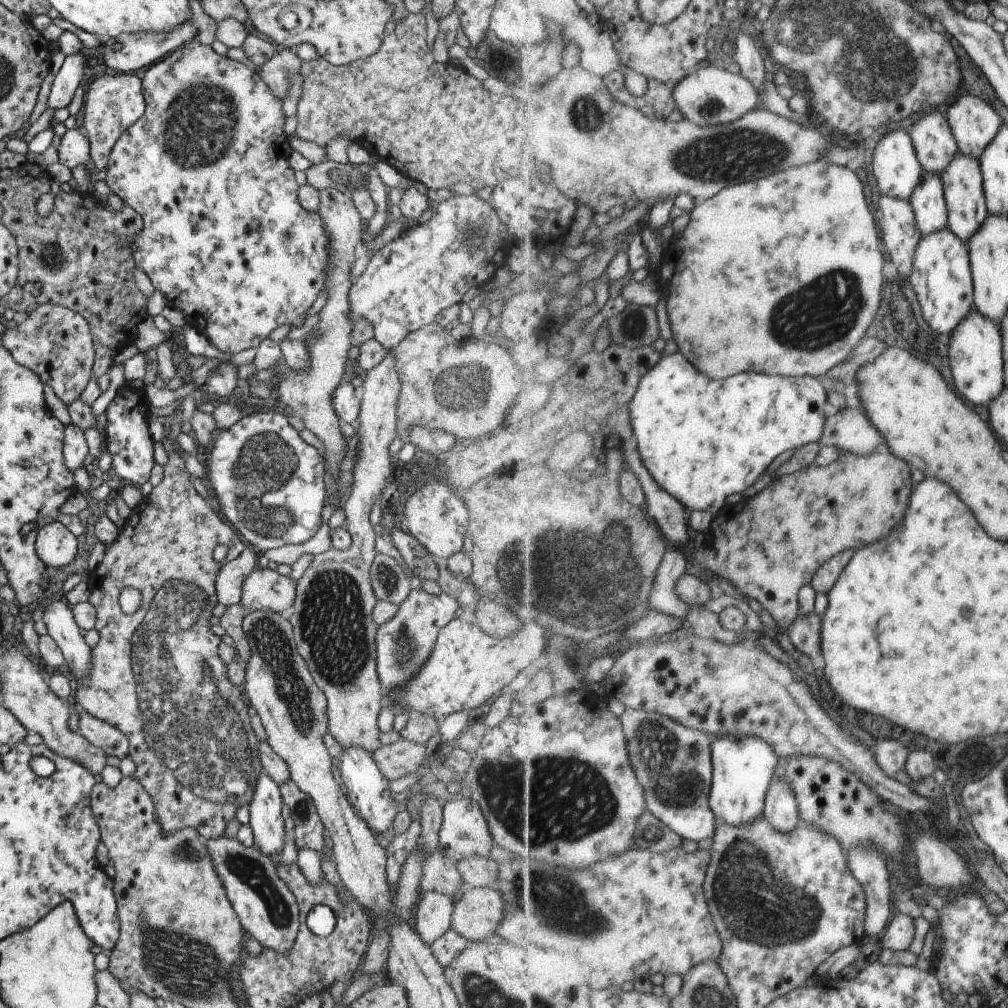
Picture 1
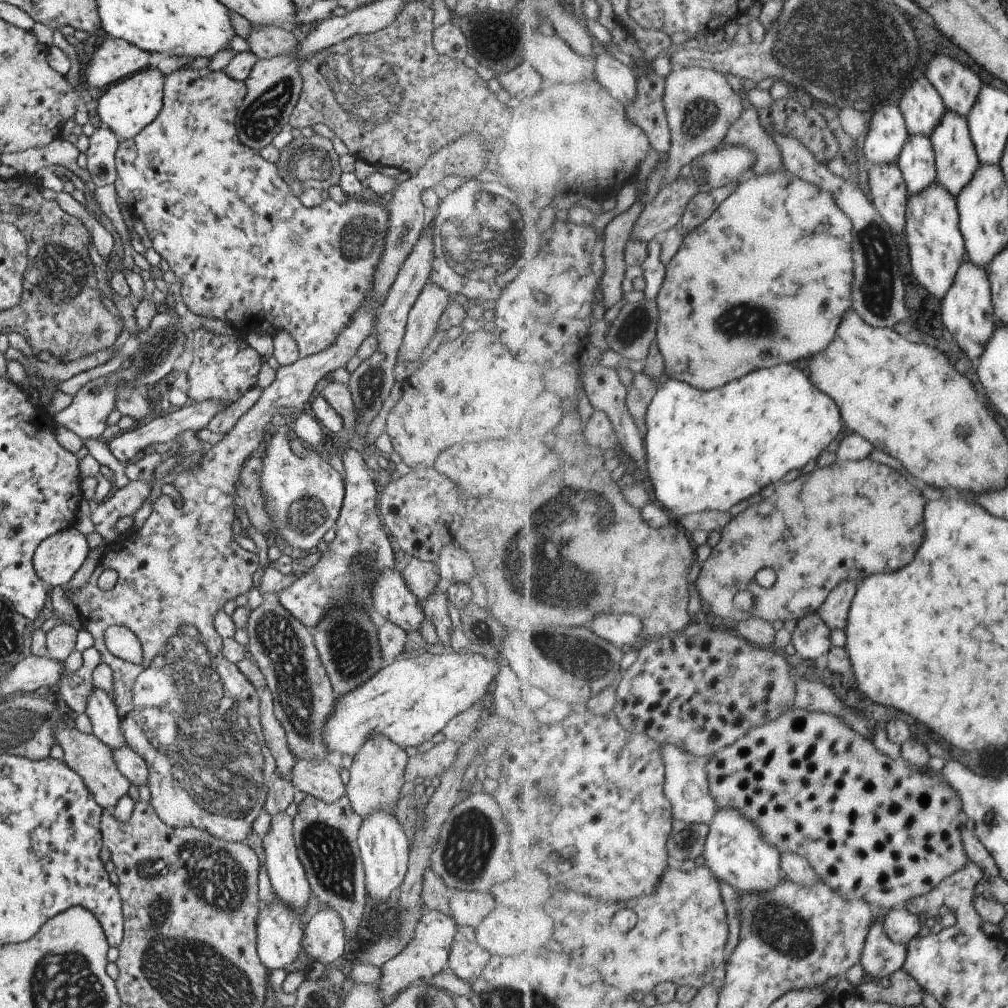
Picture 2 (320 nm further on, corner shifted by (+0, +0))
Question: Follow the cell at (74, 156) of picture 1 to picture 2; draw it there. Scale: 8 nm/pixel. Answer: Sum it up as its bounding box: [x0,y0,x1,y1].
[83,128,119,187]

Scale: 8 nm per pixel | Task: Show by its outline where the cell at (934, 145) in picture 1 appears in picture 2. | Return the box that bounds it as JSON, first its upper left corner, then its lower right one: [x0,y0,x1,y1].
[898,74,948,136]

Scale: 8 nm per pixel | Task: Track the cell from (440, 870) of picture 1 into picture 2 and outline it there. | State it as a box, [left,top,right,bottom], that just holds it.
[448,890,495,928]

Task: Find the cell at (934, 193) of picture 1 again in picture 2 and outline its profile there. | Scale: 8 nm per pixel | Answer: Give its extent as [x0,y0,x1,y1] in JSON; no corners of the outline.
[897,135,937,195]

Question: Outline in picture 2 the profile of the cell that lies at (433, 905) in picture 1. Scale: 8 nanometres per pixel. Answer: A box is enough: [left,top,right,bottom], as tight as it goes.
[377,908,457,1000]

